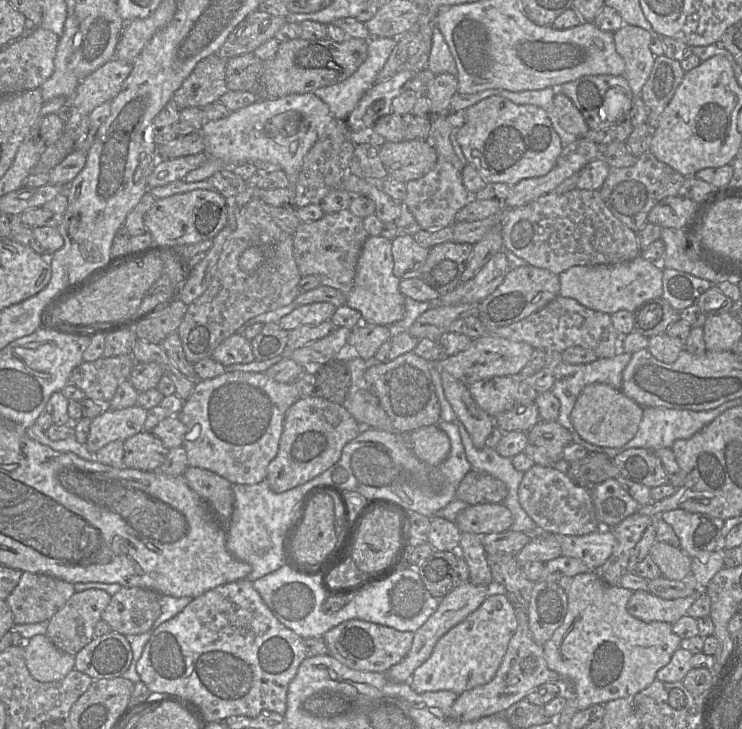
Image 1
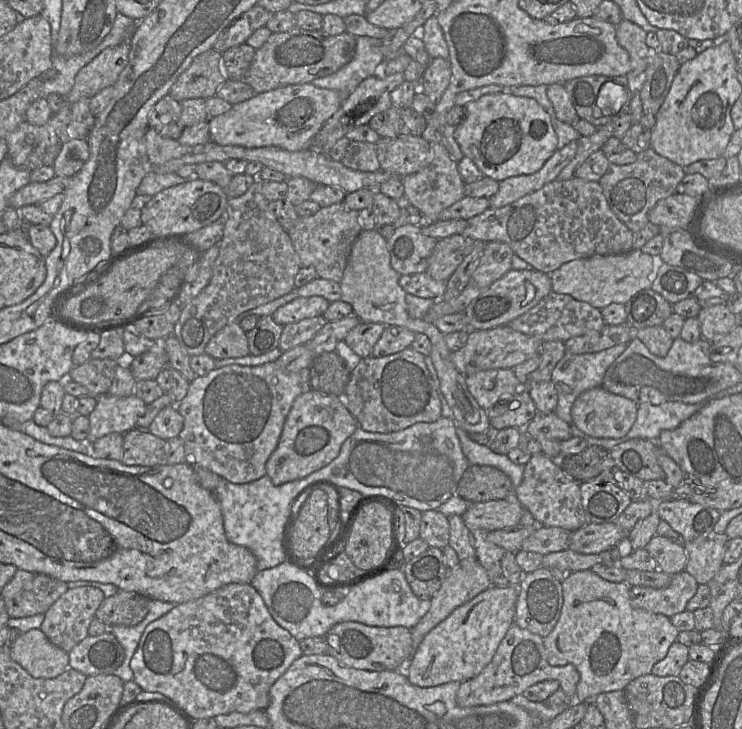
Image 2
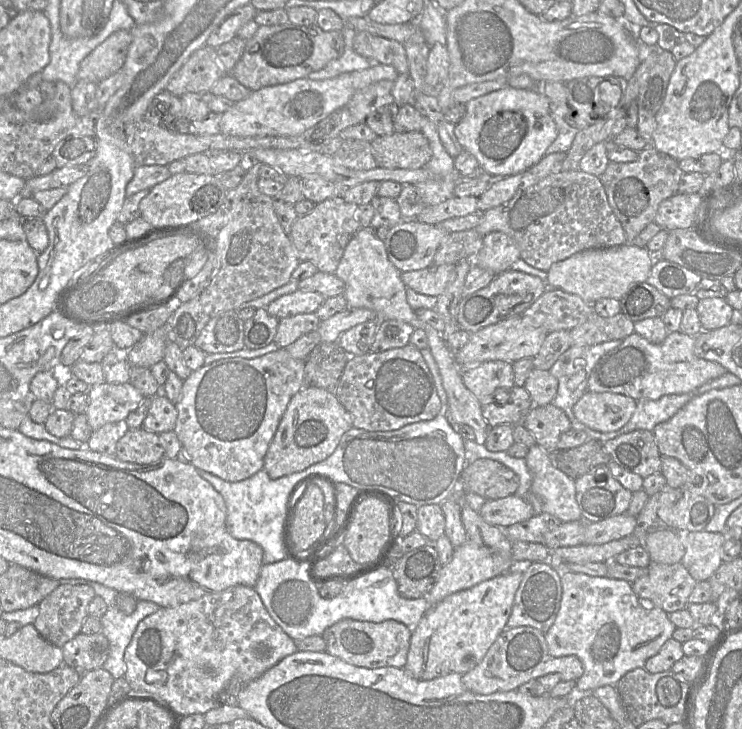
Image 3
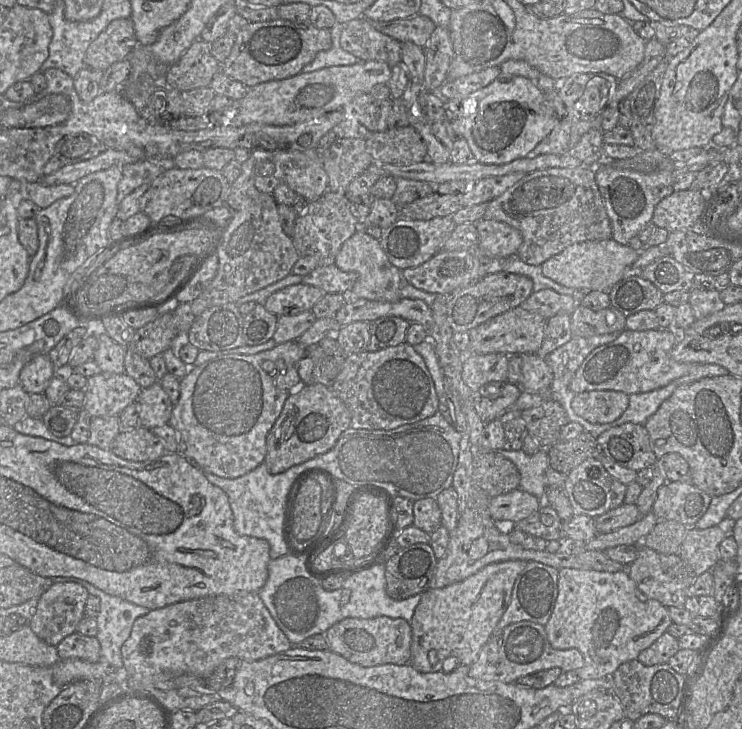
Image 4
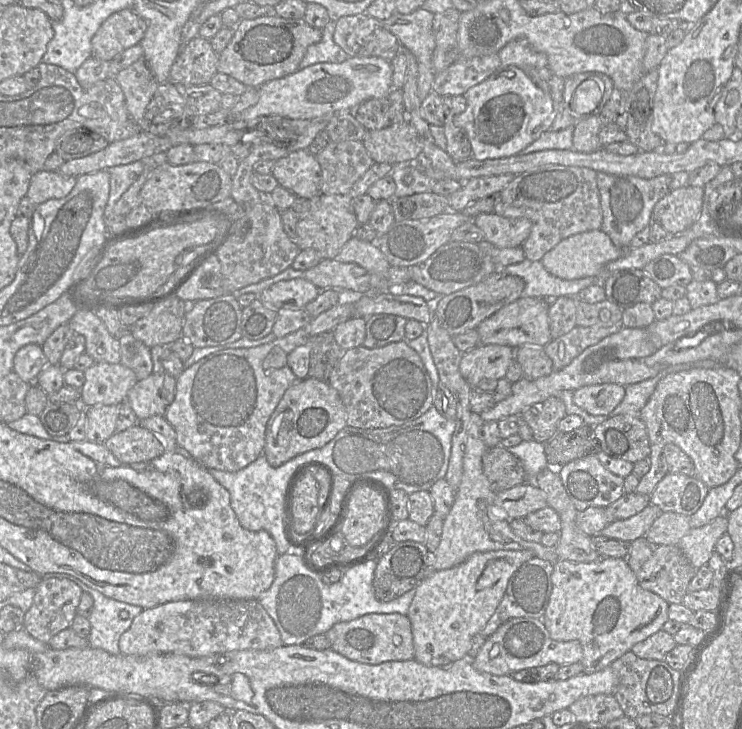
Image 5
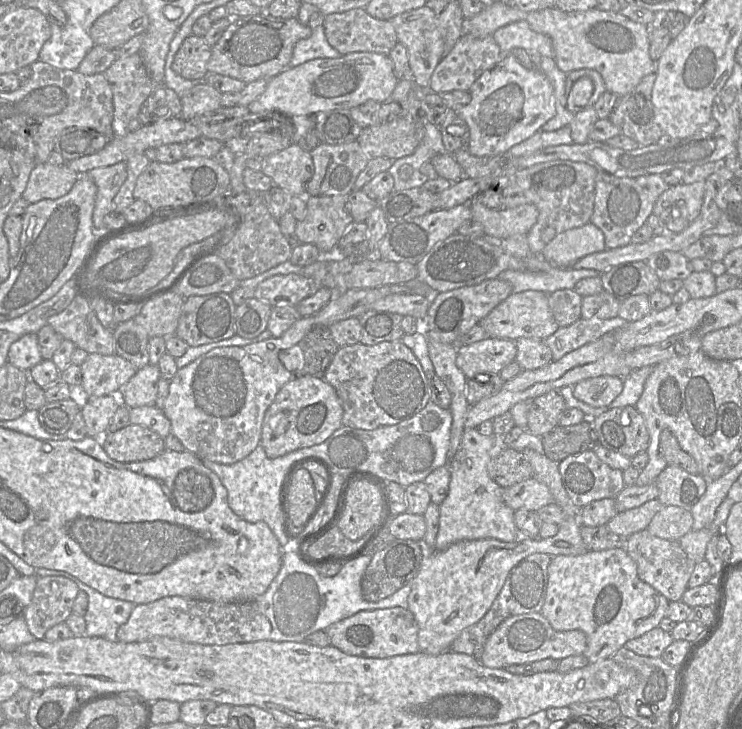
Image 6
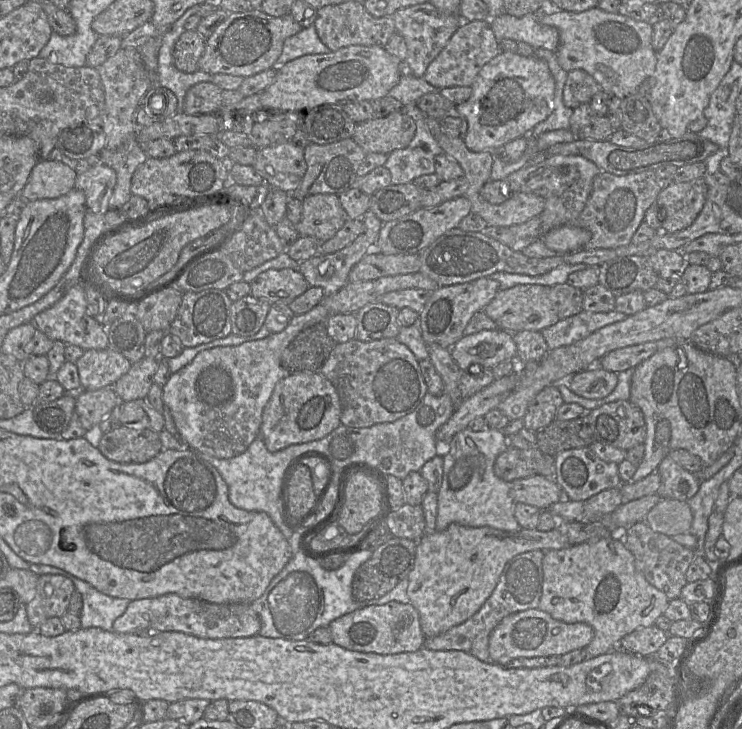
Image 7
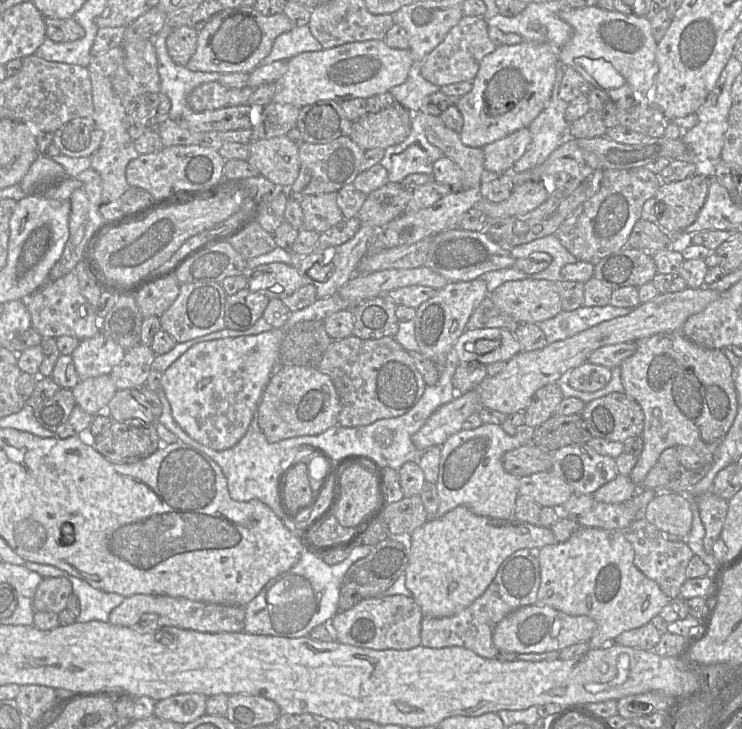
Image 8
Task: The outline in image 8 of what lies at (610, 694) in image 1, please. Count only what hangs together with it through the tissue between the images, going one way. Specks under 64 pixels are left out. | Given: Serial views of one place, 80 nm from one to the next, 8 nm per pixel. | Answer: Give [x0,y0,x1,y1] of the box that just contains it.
[535,527,671,649]

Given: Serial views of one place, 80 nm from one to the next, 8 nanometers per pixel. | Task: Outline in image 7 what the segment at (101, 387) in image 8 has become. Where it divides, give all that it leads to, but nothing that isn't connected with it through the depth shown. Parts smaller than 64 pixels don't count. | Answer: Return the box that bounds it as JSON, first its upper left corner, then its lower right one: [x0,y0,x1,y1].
[75,387,122,430]

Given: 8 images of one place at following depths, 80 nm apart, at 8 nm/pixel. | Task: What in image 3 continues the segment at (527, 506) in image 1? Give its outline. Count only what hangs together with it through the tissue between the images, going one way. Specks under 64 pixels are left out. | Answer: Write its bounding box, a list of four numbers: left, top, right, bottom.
[525,443,582,522]

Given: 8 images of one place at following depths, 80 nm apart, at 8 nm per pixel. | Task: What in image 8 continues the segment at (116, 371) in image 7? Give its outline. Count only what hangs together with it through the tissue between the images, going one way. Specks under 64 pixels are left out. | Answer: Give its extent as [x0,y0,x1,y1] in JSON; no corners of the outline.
[72,333,125,380]

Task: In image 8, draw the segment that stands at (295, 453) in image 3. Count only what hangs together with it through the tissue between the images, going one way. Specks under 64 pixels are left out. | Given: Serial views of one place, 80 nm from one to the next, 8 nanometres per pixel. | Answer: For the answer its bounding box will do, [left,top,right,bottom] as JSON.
[257,366,341,441]

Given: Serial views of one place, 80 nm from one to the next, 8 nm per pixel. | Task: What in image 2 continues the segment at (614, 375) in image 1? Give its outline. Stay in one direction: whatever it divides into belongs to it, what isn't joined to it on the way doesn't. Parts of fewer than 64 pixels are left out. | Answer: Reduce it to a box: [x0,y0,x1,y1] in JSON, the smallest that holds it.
[551,344,627,452]

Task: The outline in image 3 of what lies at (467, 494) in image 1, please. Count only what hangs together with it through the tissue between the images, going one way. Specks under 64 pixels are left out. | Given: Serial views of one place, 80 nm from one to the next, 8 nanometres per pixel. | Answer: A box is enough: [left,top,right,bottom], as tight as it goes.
[459,458,519,500]

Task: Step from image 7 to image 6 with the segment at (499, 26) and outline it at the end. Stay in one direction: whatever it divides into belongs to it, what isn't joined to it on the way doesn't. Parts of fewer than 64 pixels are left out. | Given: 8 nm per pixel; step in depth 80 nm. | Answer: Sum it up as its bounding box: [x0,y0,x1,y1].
[493,21,554,58]

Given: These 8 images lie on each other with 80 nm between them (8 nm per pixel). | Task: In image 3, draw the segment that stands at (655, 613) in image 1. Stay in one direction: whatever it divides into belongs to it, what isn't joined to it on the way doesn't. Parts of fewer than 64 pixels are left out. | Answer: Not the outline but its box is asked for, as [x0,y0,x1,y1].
[632,561,696,614]

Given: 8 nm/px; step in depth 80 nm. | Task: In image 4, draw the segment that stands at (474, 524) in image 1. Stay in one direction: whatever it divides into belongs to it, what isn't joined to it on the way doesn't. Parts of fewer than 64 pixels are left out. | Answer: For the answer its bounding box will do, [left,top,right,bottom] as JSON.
[489,488,541,522]

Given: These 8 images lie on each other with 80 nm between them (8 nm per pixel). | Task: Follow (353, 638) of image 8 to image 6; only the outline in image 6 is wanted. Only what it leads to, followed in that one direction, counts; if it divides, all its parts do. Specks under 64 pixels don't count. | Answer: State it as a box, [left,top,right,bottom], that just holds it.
[327,607,420,658]

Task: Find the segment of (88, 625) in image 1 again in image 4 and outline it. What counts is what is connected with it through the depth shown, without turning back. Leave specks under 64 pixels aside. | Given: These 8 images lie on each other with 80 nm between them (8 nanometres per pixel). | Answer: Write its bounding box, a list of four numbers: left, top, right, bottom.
[28,582,89,646]

